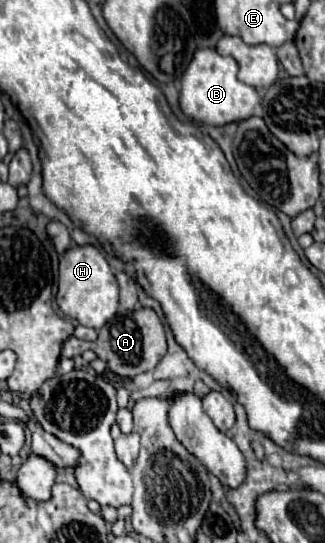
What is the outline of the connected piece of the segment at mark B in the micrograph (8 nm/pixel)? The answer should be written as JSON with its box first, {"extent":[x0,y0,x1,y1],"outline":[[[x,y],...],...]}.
{"extent":[181,48,259,126],"outline":[[[211,48],[197,50],[185,76],[181,78],[181,110],[195,122],[225,126],[229,122],[247,120],[253,114],[253,108],[259,104],[259,94],[253,86],[243,84],[237,78],[239,66],[233,58],[221,56]]]}

